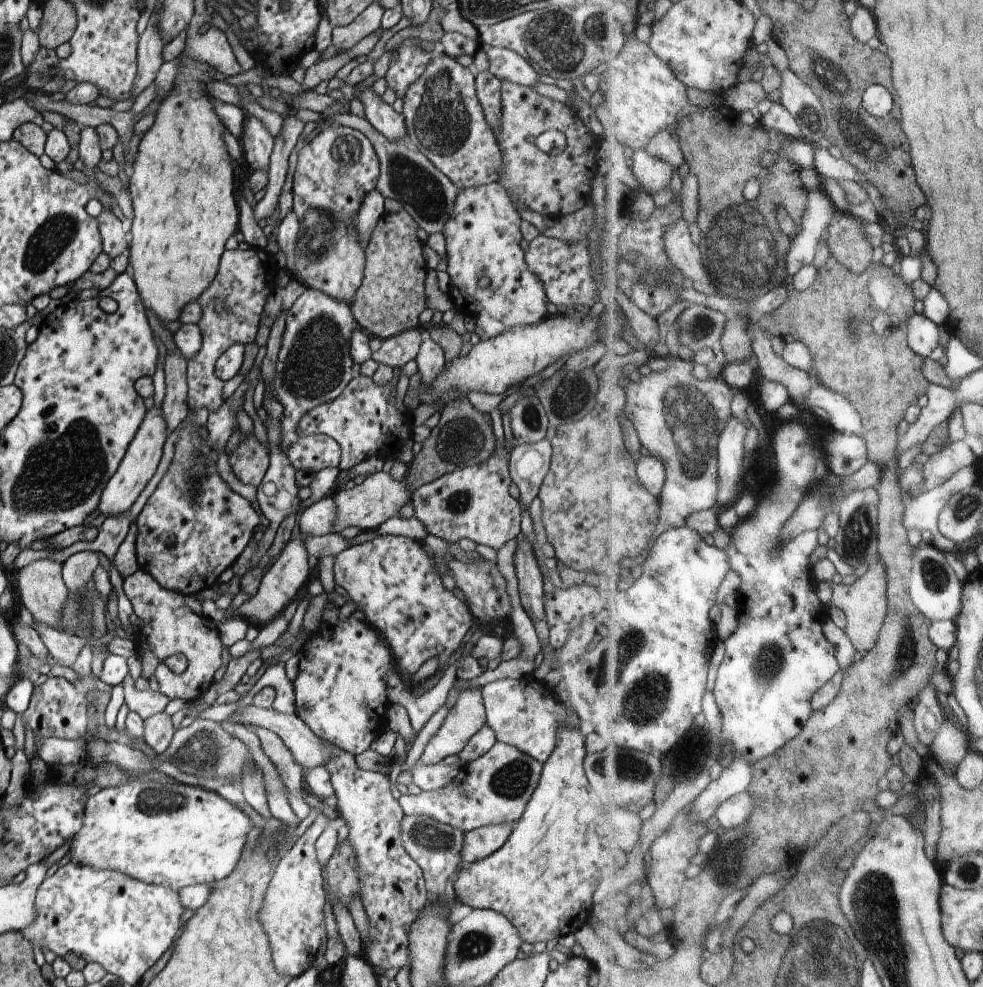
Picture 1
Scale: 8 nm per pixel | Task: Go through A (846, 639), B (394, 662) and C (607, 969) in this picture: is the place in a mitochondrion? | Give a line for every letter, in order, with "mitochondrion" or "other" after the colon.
A: other
B: other
C: other

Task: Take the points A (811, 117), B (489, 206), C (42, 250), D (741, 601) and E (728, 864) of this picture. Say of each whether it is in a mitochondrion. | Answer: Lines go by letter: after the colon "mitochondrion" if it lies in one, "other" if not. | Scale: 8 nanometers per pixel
A: mitochondrion
B: other
C: mitochondrion
D: other
E: mitochondrion

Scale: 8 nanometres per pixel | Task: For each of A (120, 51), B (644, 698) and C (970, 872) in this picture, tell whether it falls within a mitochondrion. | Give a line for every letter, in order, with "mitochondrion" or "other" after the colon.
A: other
B: mitochondrion
C: mitochondrion

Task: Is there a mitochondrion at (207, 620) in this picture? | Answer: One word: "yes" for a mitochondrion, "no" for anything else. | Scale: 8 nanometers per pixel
no

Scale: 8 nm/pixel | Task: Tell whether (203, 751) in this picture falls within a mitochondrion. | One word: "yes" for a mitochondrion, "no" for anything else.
yes

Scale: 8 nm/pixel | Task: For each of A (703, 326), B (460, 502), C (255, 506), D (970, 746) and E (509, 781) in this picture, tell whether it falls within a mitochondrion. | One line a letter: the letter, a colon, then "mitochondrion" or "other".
A: mitochondrion
B: mitochondrion
C: other
D: other
E: mitochondrion

